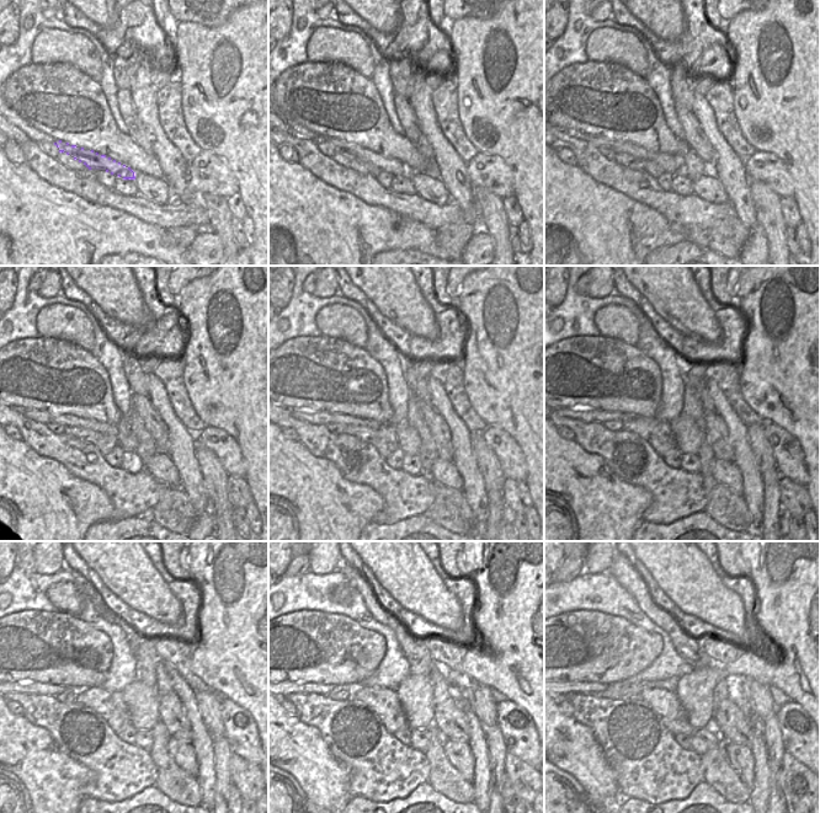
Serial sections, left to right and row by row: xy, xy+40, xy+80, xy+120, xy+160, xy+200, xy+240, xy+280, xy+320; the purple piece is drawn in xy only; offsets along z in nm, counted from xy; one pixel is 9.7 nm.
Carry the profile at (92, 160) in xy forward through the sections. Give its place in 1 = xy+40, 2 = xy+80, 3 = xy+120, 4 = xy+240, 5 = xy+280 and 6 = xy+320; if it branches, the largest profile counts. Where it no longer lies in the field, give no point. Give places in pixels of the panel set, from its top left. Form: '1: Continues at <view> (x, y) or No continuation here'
1: Continues at xy+40 (393, 166)
2: Continues at xy+80 (671, 164)
3: Continues at xy+120 (43, 417)
4: Continues at xy+240 (35, 688)
5: Continues at xy+280 (293, 688)
6: Continues at xy+320 (569, 688)

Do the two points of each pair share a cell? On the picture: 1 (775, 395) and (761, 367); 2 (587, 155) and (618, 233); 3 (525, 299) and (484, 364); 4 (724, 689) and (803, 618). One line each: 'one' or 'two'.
1: one
2: two
3: one
4: two

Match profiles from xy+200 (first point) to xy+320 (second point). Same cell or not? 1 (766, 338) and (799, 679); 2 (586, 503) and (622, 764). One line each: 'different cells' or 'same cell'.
1: same cell
2: different cells

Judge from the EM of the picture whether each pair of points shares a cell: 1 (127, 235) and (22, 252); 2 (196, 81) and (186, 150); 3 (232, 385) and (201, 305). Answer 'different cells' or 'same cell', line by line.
1: same cell
2: different cells
3: same cell

